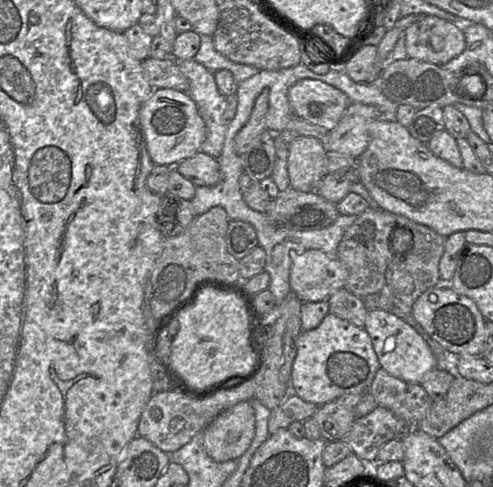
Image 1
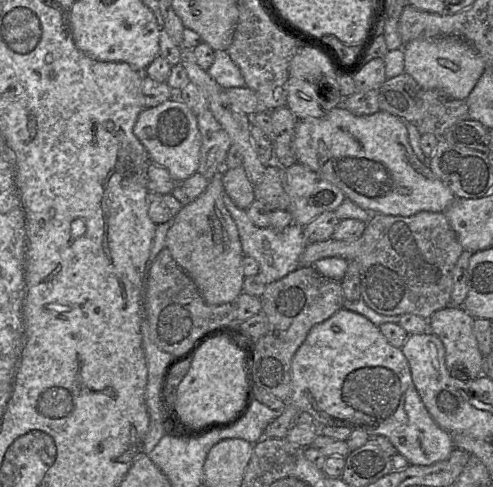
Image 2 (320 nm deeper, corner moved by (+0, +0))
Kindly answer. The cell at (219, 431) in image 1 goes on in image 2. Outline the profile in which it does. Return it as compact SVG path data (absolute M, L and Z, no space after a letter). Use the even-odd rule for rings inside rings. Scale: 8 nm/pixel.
M345 308L314 325L297 349L291 365L290 397L278 418L266 427L264 438L285 438L301 412L311 414L319 427L346 427L363 430L371 438L387 437L409 465L430 466L444 461L455 448L450 433L433 420L423 404L401 349L392 346L369 319Z

